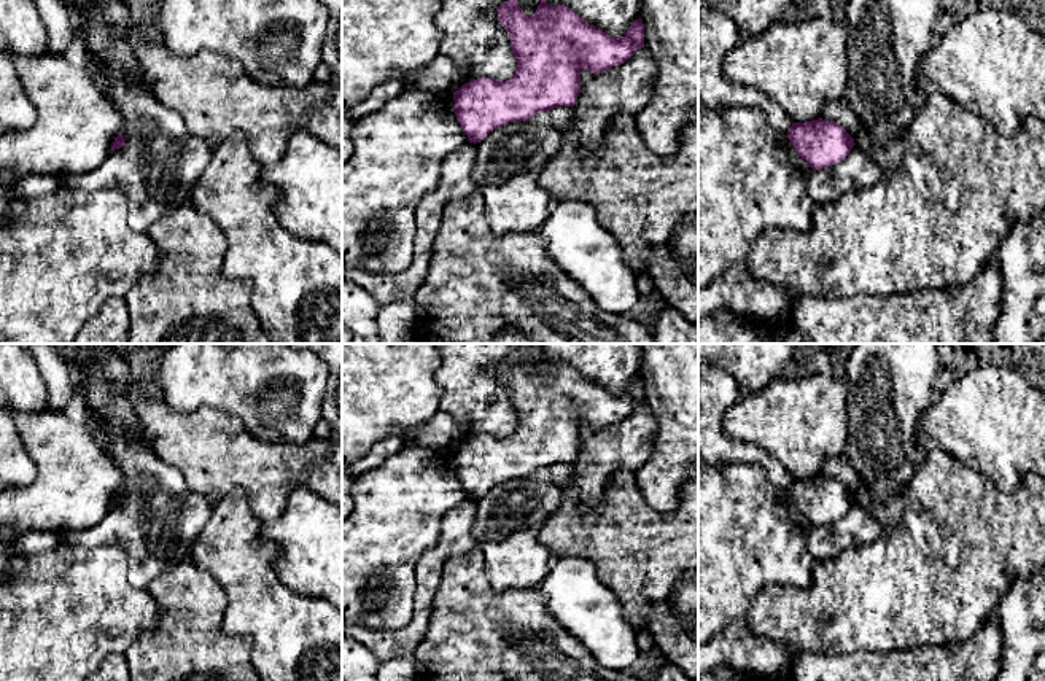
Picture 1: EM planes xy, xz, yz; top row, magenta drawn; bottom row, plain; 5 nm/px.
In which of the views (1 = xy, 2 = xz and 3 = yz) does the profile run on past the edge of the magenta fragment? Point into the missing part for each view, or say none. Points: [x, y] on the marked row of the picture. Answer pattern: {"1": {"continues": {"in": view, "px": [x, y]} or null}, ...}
{"1": {"continues": null}, "2": {"continues": null}, "3": {"continues": null}}

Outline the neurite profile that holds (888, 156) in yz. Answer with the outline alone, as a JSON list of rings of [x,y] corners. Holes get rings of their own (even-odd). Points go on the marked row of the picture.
[[[859,130],[854,137],[854,143],[859,145],[884,173],[894,172],[905,156],[903,137],[883,143],[870,132]]]

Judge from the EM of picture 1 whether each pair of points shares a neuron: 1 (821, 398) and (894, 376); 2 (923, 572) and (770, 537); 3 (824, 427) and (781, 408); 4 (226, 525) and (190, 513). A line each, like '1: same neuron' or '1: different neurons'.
1: different neurons
2: different neurons
3: same neuron
4: different neurons

